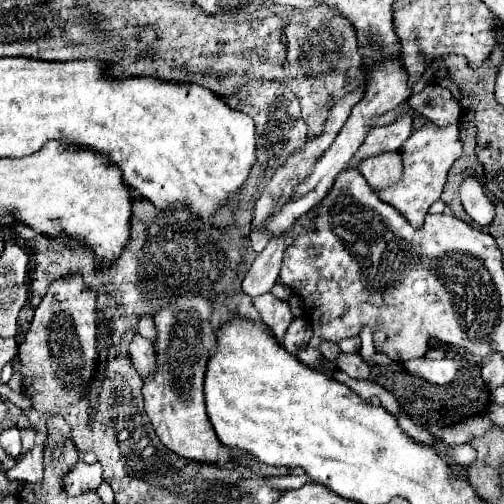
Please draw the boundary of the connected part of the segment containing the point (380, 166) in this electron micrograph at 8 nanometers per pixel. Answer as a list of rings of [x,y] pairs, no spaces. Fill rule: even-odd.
[[[382,152],[378,156],[366,158],[358,166],[360,174],[366,178],[366,182],[374,188],[386,188],[388,184],[394,184],[400,180],[400,154],[398,152]]]

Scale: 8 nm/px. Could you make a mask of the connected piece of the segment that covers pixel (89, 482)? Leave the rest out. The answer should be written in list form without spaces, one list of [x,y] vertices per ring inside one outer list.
[[[78,462],[78,466],[74,470],[70,470],[66,475],[66,492],[68,494],[80,494],[84,490],[96,490],[102,482],[102,468],[100,464],[86,464],[86,462]]]

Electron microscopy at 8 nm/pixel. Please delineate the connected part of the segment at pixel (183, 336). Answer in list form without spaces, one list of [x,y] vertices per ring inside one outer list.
[[[200,294],[178,296],[172,304],[154,314],[158,330],[154,342],[156,372],[144,380],[142,396],[154,432],[166,448],[188,460],[226,464],[230,460],[230,448],[218,440],[204,404],[204,374],[210,350],[216,346],[210,316],[212,302]]]

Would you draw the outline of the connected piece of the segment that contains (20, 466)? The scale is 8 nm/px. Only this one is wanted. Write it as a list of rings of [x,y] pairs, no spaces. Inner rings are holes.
[[[34,444],[28,452],[24,452],[16,466],[6,472],[10,480],[26,480],[26,482],[38,482],[42,480],[42,446]]]

